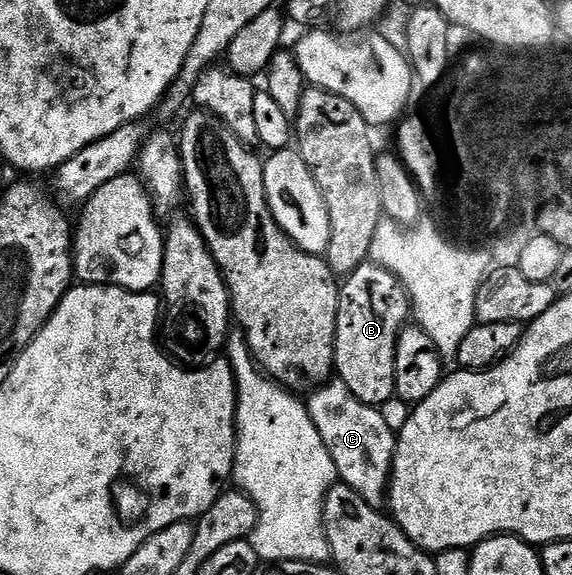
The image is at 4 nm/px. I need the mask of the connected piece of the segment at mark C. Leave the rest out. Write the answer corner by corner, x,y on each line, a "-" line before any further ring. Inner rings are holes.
335,378
316,389
306,401
325,446
335,463
336,477
347,484
371,508
382,509
389,500
391,463
395,460
396,429
382,416
378,407
361,402
343,380

